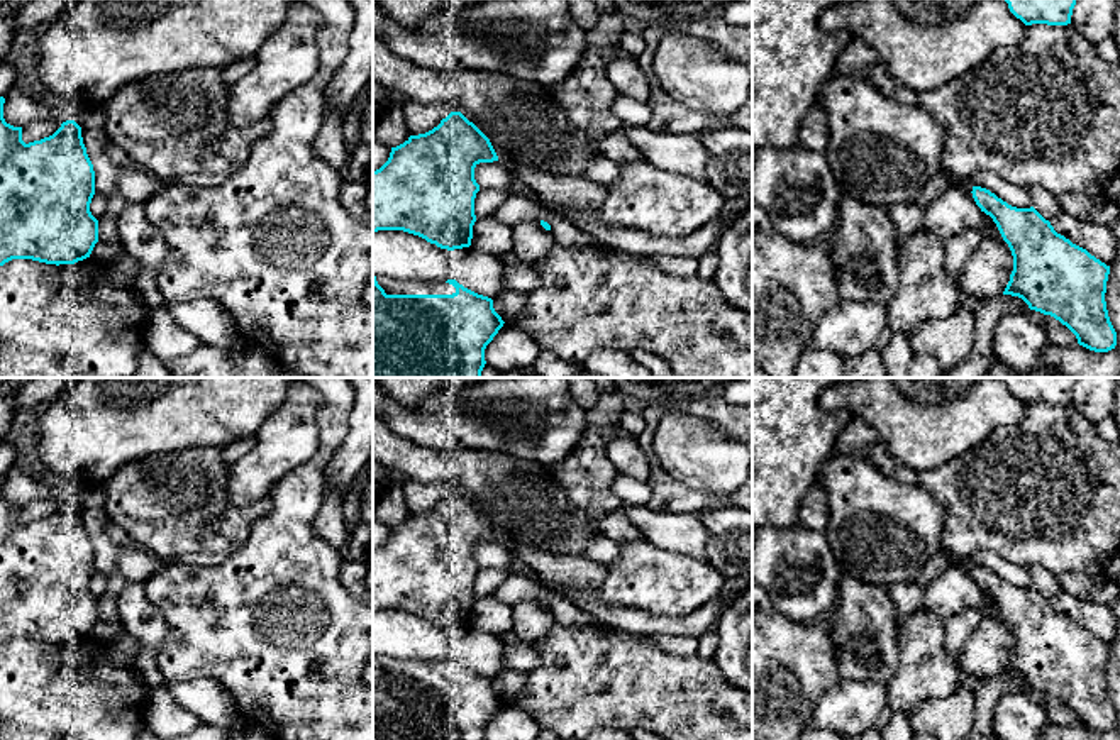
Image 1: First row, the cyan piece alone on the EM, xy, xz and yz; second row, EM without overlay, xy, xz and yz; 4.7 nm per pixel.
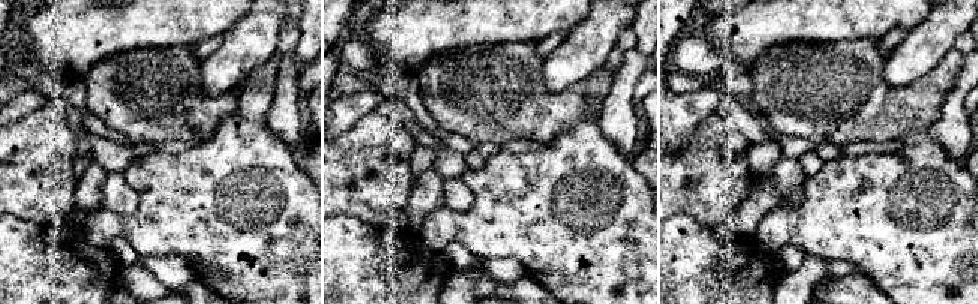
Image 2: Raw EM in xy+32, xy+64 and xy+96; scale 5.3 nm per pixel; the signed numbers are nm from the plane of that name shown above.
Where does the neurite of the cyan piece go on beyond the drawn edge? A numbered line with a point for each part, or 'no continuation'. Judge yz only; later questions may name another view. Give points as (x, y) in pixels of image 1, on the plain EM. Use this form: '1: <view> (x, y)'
no continuation

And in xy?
no continuation

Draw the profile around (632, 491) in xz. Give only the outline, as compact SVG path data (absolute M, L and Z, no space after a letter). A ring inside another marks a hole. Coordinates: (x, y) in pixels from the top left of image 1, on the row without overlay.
M618 474L612 484L613 494L618 496L624 505L646 506L652 496L646 481L639 481L624 474Z

